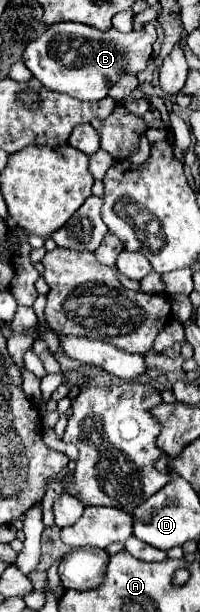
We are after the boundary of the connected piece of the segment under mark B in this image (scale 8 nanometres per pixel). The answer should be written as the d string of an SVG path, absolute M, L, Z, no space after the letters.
M59 22L49 26L35 42L25 48L23 62L45 88L65 92L83 102L99 102L107 98L109 88L113 88L123 74L137 76L147 68L155 40L157 32L153 24L143 24L141 30L123 34L115 28L101 32L87 24Z

